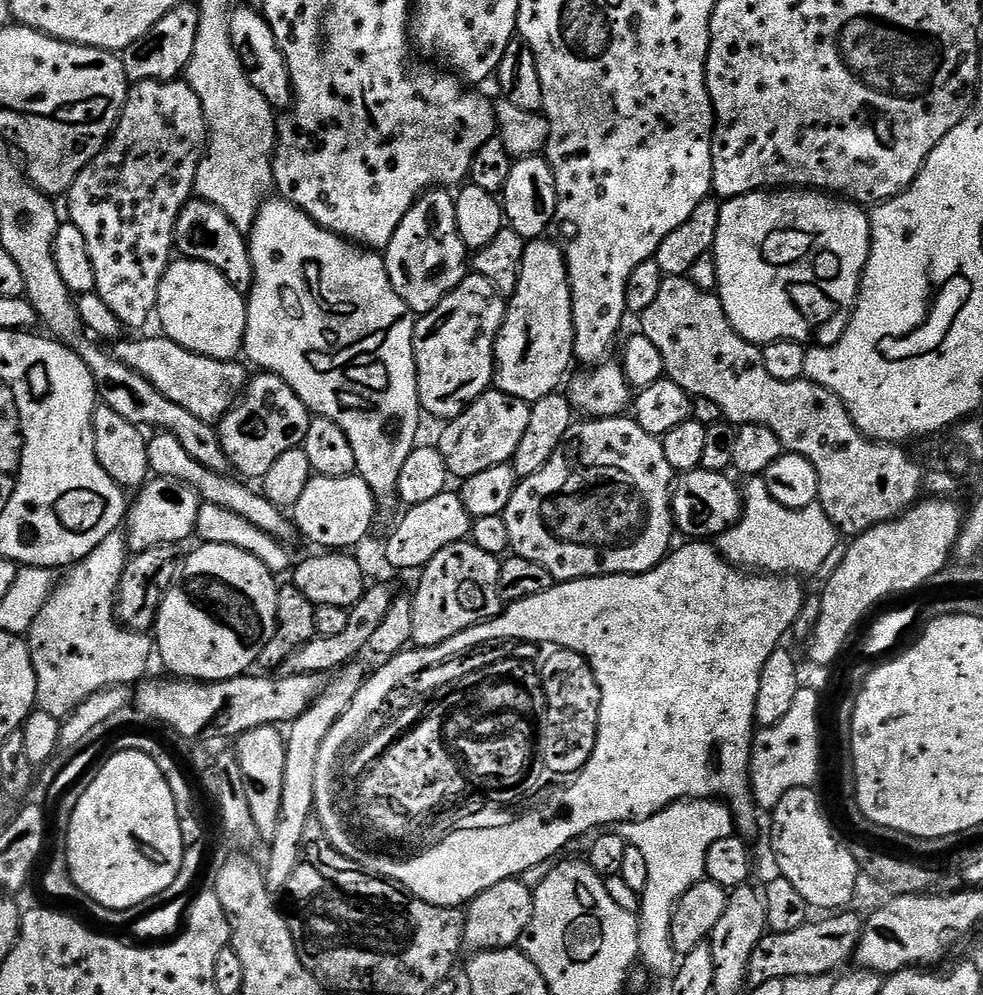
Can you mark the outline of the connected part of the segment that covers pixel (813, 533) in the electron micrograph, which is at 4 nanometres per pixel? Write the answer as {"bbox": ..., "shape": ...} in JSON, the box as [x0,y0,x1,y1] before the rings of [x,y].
{"bbox":[717,477,840,575],"shape":[[[751,477],[747,484],[742,494],[744,514],[735,526],[717,537],[720,554],[737,567],[773,575],[817,573],[823,559],[840,543],[840,533],[820,504],[794,510],[775,502],[763,477]]]}

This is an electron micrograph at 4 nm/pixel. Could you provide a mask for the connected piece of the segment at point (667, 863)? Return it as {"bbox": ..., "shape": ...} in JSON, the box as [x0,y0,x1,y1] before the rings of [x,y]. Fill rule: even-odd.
{"bbox":[618,799,733,977],"shape":[[[719,799],[679,800],[645,820],[628,820],[618,831],[629,848],[636,848],[646,858],[650,878],[642,893],[638,919],[639,959],[653,977],[671,977],[678,967],[678,957],[670,942],[670,918],[677,902],[706,876],[706,854],[714,842],[733,835],[732,809]]]}

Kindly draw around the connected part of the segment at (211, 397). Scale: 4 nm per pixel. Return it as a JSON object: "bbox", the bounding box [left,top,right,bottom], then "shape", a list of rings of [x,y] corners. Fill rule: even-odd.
{"bbox":[114,334,250,422],"shape":[[[163,334],[155,335],[148,336],[145,340],[121,339],[115,345],[117,348],[114,348],[114,354],[122,363],[130,366],[130,370],[142,374],[142,378],[146,378],[162,394],[166,394],[170,402],[178,402],[178,406],[190,410],[190,414],[195,414],[197,418],[219,422],[244,395],[250,379],[249,373],[244,373],[243,366],[236,360],[200,356],[197,352],[178,346],[178,342],[169,340]]]}

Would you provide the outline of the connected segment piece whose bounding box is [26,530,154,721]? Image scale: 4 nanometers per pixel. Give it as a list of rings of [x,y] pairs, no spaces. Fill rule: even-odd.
[[[117,530],[106,534],[106,538],[102,538],[102,542],[98,542],[98,546],[88,555],[87,558],[81,560],[80,563],[72,565],[65,576],[59,581],[56,589],[50,594],[50,598],[46,602],[46,606],[42,606],[42,610],[38,614],[38,618],[34,618],[32,628],[26,633],[28,641],[28,649],[32,651],[32,661],[34,662],[34,674],[36,675],[36,702],[39,711],[46,714],[54,714],[54,718],[63,721],[65,717],[71,715],[74,709],[80,703],[86,702],[86,698],[90,698],[95,692],[115,689],[115,684],[135,685],[137,682],[145,679],[149,675],[148,663],[154,660],[154,640],[151,635],[134,632],[131,628],[123,627],[119,620],[116,619],[116,591],[122,582],[122,574],[124,567],[128,565],[130,553],[128,551],[128,537],[123,531]]]

